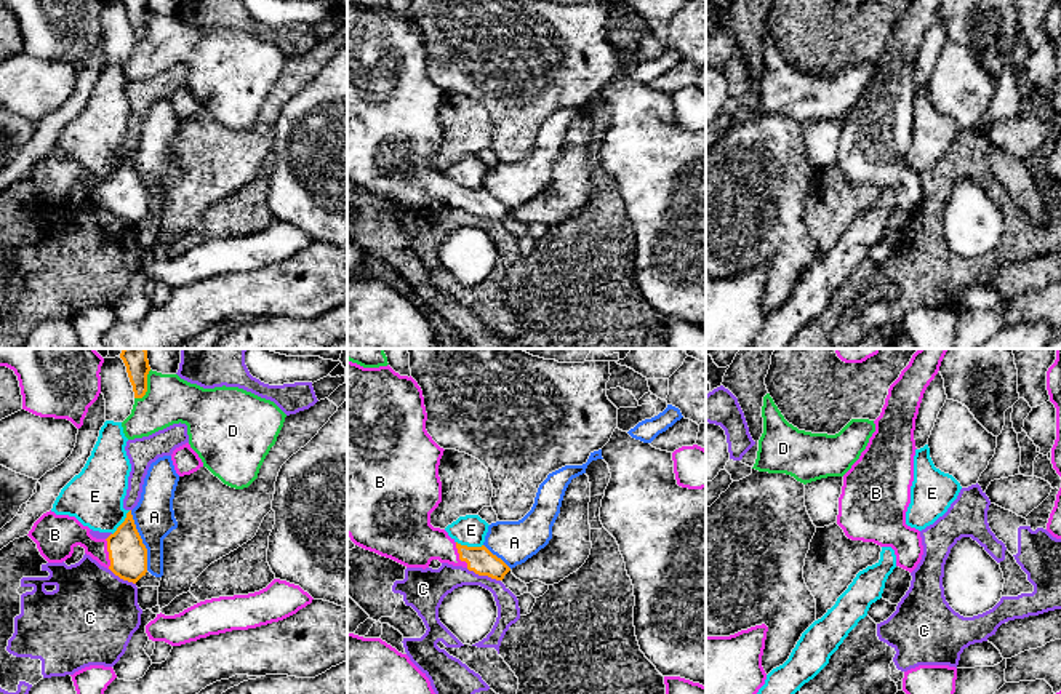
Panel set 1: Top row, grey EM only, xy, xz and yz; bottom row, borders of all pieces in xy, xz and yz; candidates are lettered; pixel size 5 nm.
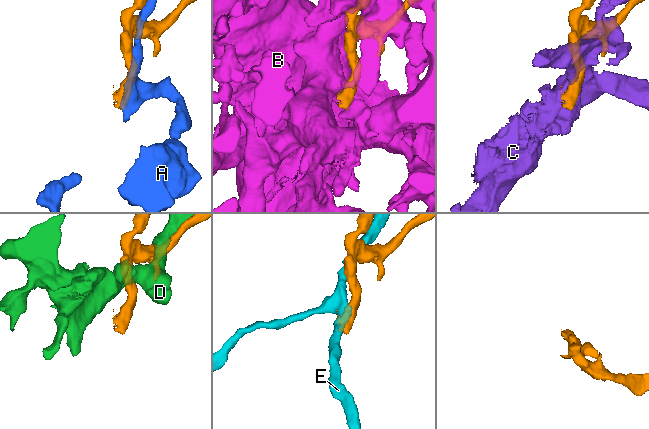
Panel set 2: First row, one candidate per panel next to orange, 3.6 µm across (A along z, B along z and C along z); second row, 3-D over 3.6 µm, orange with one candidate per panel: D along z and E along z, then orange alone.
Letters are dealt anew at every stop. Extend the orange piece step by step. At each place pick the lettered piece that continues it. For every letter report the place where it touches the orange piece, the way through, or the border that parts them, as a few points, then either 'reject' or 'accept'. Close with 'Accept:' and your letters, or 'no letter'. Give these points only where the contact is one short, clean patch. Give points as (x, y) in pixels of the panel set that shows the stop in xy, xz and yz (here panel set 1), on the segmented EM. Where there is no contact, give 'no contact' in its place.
A: meets orange in xy at (141, 541); reject
B: meets orange in xy at (109, 554); runs through xy (128, 555), (109, 554), (79, 534), (64, 533); accept
C: meets orange in xz at (484, 574); reject
D: meets orange in xy at (146, 387); reject
E: meets orange in xz at (469, 547); reject
Accept: B

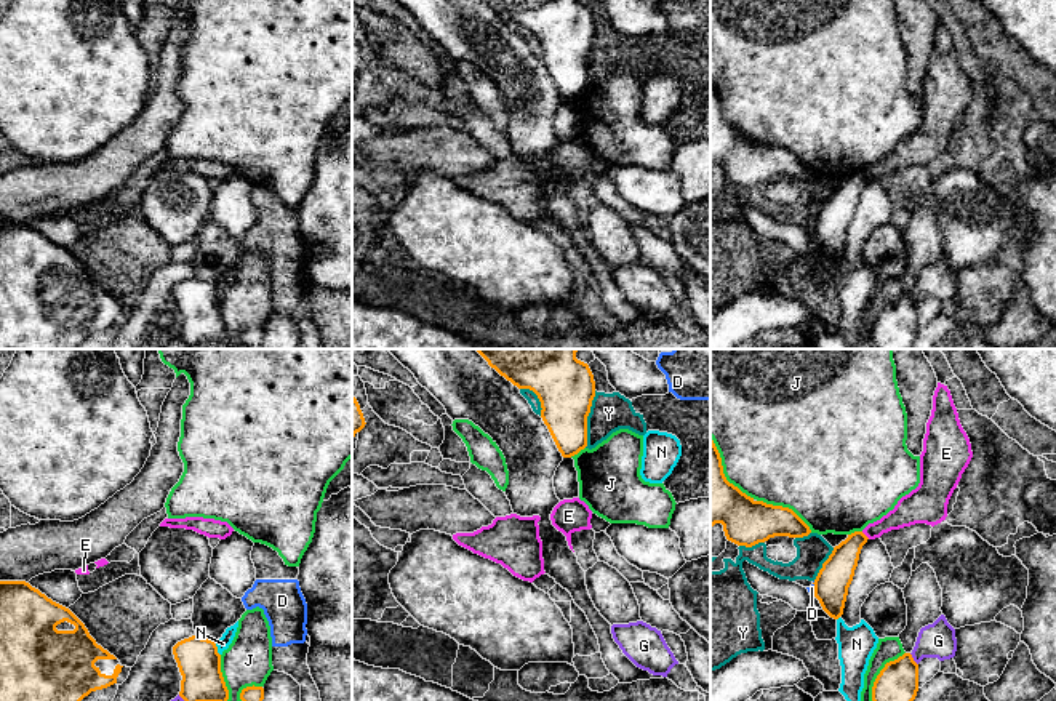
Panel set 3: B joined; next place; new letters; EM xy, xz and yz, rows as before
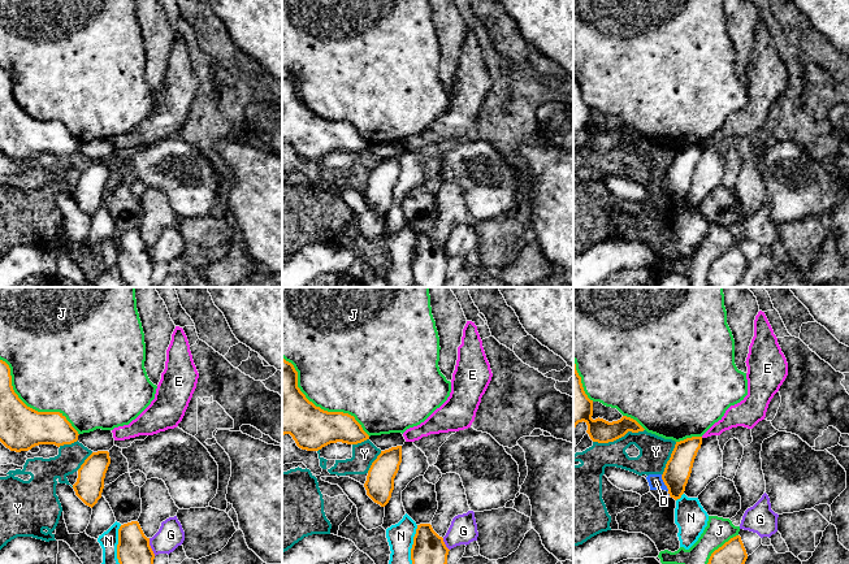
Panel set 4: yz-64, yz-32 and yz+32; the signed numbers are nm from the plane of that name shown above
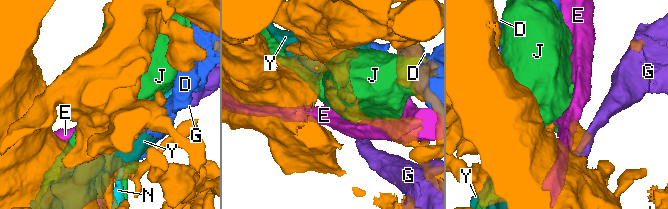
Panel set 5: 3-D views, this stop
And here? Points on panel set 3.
D: meets orange in yz at (815, 588); reject
E: meets orange in yz at (864, 535); reject
G: meets orange in yz at (912, 660); reject
J: meets orange in yz at (786, 508); reject
N: meets orange in xy at (216, 648); reject
Y: meets orange in xz at (586, 420); reject
Accept: no letter

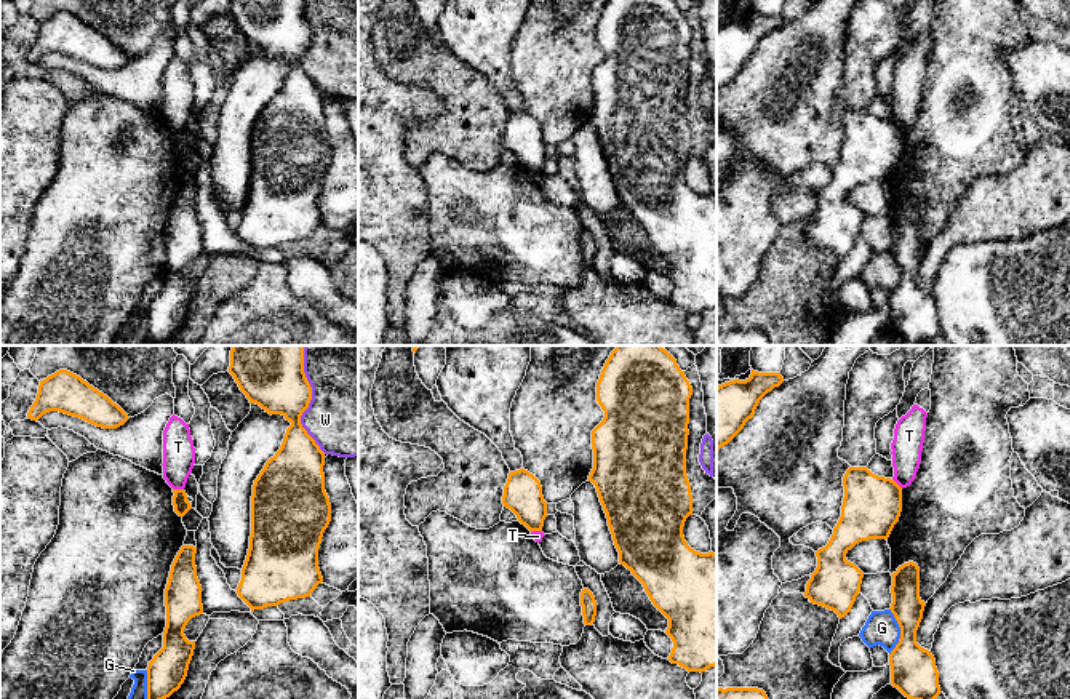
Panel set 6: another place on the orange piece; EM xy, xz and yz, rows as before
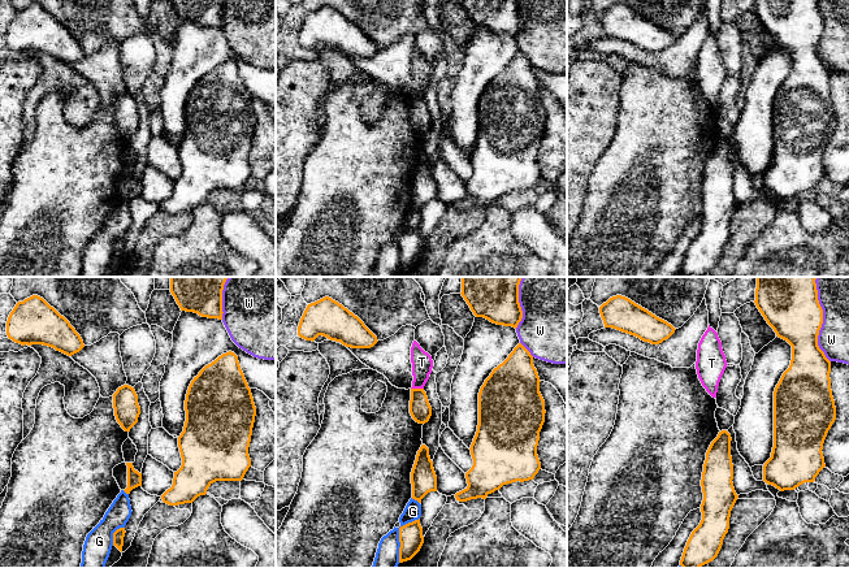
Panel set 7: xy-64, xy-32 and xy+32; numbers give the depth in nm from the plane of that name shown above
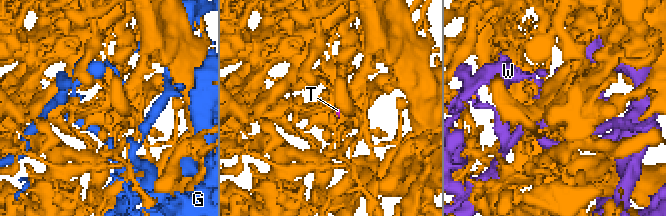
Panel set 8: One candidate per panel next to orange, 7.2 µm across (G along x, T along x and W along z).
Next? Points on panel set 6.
G: meets orange in yz at (901, 632); reject
T: meets orange in xy at (178, 490); border along xy (173, 488), (183, 490); reject
W: meets orange in xy at (311, 399); reject
Accept: no letter

